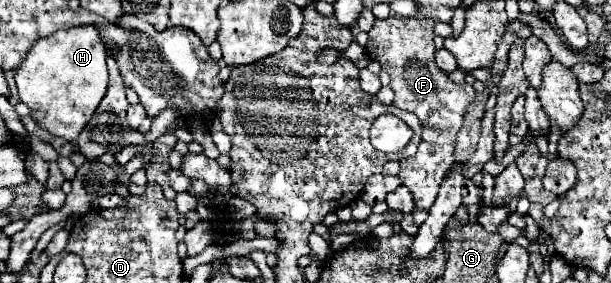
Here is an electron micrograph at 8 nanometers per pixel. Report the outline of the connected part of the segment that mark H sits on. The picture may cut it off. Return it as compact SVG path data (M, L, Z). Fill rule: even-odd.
M86 24L36 40L16 74L16 86L20 100L30 106L30 116L42 128L68 142L76 140L108 88L106 48L98 28Z

